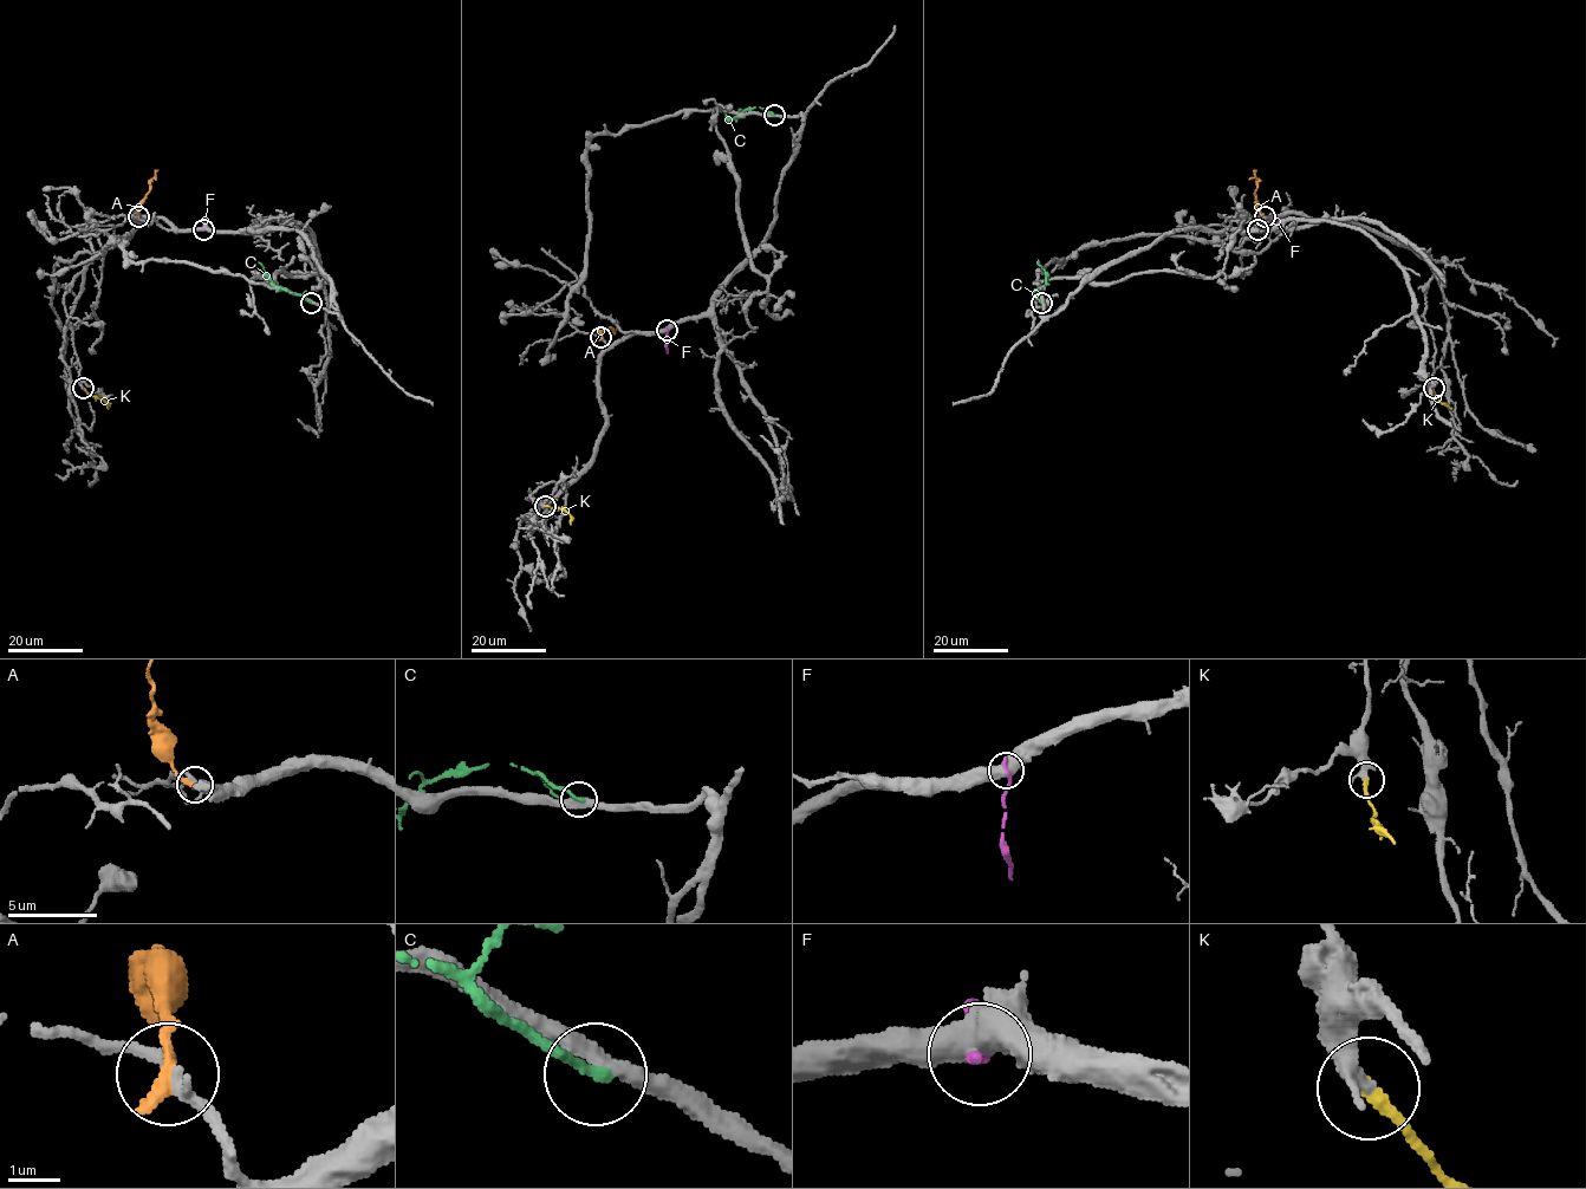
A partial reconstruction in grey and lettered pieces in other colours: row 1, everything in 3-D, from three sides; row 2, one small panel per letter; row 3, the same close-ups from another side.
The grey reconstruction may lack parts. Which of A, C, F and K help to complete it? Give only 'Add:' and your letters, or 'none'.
Add: K

